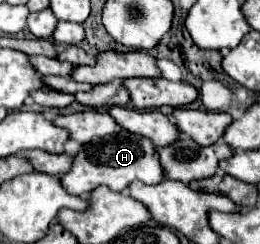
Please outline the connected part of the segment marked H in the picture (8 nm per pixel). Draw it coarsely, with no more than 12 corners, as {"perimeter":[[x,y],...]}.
{"perimeter":[[123,130],[87,144],[61,178],[69,194],[159,184],[153,142]]}

